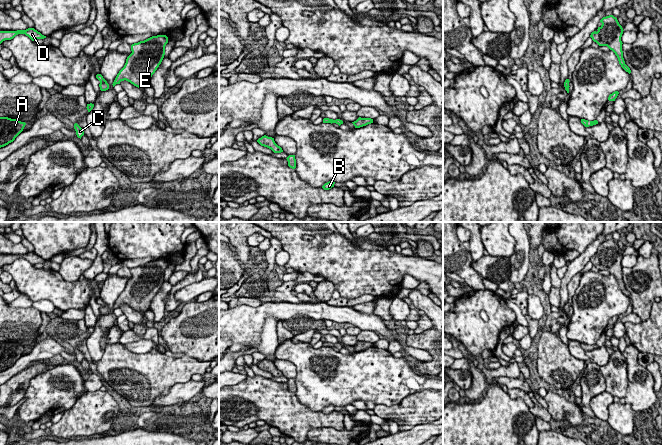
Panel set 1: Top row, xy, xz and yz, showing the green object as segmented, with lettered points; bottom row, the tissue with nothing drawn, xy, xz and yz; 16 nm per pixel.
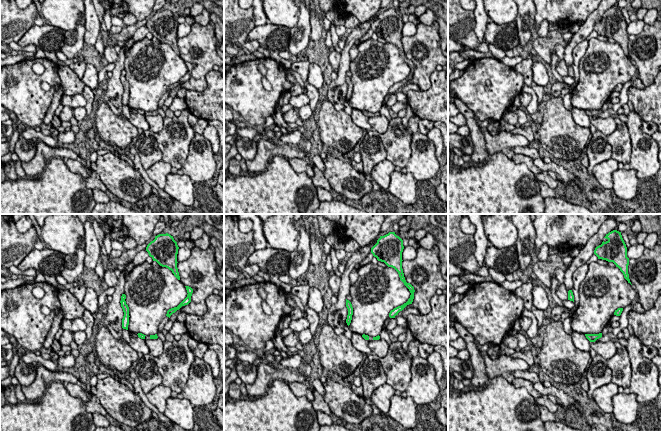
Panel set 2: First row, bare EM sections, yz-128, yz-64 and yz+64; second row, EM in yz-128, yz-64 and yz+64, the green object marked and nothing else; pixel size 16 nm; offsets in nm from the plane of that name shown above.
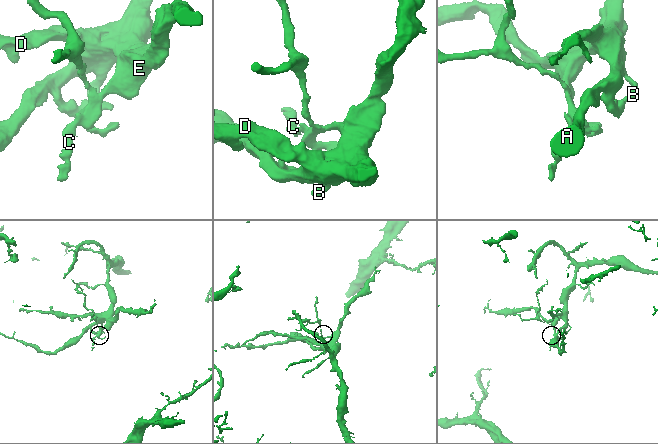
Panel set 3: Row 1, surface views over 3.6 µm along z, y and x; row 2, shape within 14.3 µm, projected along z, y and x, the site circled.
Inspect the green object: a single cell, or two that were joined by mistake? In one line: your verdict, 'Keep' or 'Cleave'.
Cleave

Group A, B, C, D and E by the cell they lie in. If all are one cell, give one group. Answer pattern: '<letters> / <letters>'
A B D E / C

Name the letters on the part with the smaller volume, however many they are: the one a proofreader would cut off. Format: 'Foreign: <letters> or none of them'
Foreign: C

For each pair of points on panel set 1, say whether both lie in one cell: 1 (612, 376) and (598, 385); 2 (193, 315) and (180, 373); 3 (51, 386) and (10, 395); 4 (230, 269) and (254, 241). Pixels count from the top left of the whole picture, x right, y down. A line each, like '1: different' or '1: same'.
1: different
2: different
3: different
4: different

